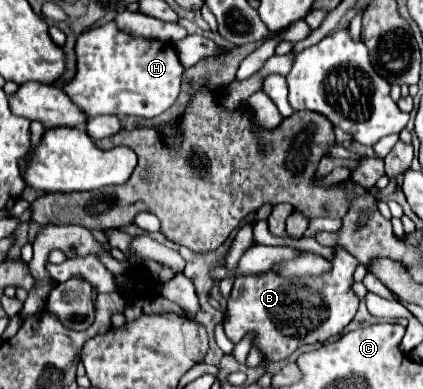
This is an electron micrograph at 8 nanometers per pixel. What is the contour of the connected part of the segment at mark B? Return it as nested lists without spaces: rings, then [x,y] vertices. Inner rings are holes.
[[[341,246],[335,248],[331,270],[323,276],[281,276],[279,272],[267,272],[261,276],[237,278],[223,316],[225,336],[237,344],[245,334],[253,332],[253,346],[263,354],[263,368],[269,362],[285,360],[303,346],[303,342],[325,342],[343,332],[359,308],[359,298],[353,294],[351,284],[353,268],[349,268],[349,252]]]

